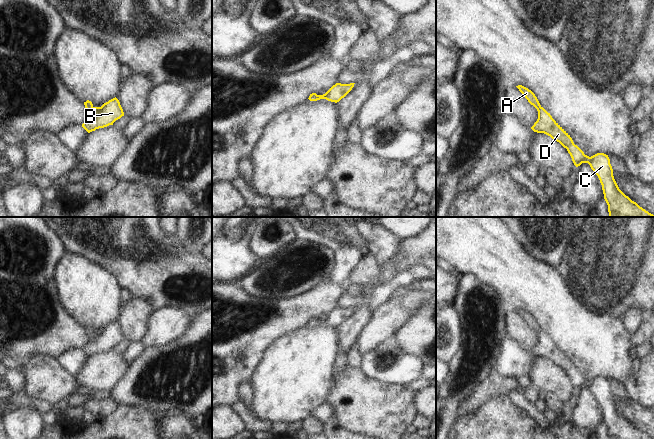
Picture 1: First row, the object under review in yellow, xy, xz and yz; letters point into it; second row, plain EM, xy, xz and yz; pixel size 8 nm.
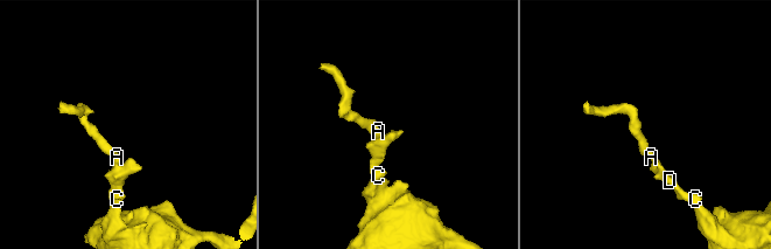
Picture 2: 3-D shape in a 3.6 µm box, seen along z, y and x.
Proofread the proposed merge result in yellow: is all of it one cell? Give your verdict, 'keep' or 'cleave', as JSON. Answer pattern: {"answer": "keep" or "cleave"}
{"answer": "keep"}

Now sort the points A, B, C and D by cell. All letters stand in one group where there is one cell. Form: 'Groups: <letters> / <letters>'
Groups: A B C D

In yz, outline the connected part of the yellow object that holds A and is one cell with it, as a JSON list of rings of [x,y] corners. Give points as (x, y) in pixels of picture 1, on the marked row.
[[[518,85],[519,91],[538,111],[538,119],[531,127],[534,132],[544,133],[567,149],[576,167],[588,163],[602,185],[604,199],[608,205],[609,217],[654,217],[636,202],[626,196],[618,187],[608,155],[597,153],[591,157],[574,144],[570,135],[552,118],[528,88]]]

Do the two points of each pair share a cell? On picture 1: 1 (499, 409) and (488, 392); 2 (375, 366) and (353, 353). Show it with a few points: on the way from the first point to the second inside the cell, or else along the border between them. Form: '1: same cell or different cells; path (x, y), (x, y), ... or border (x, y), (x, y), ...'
1: different cells; border (507, 394), (491, 396), (472, 411)
2: different cells; border (362, 355), (362, 361), (358, 367)

